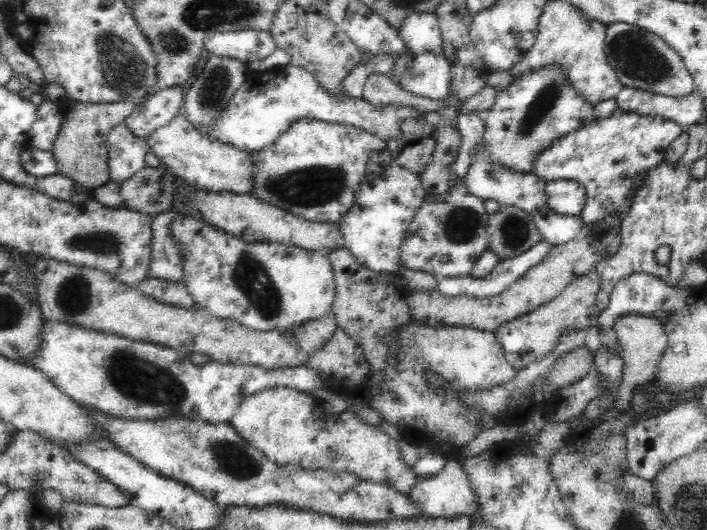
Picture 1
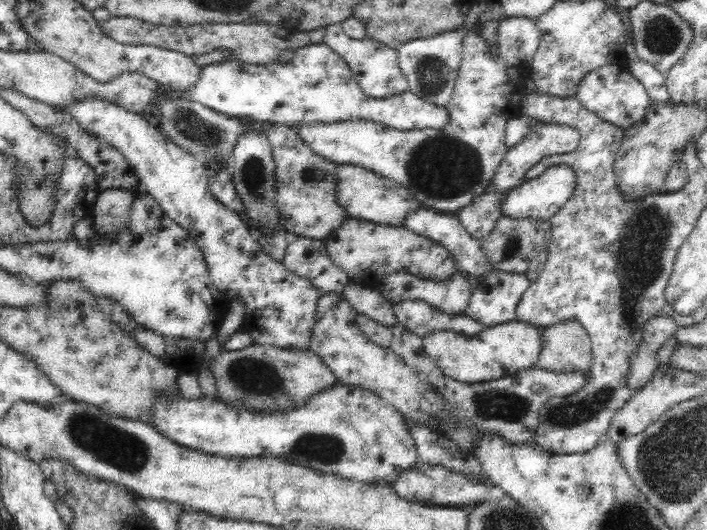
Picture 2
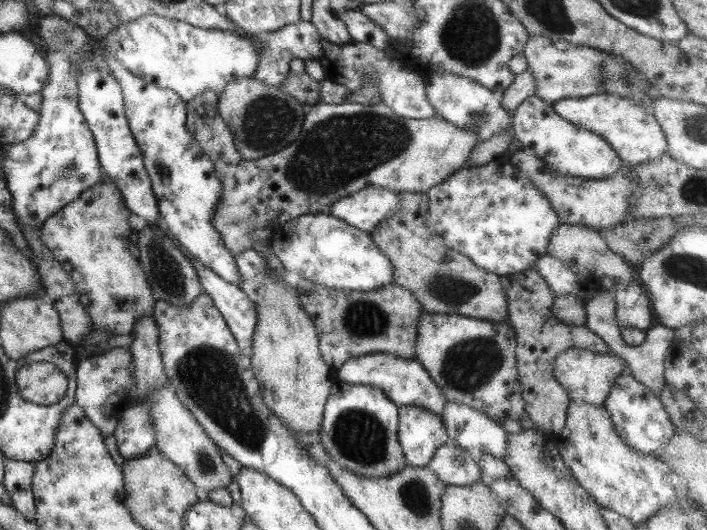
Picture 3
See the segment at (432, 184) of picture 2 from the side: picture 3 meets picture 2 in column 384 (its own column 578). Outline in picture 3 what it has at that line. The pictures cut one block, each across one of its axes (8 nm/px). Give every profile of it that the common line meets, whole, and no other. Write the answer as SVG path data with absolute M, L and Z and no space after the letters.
M529 95L512 111L510 130L520 145L533 152L538 160L543 161L549 172L560 176L600 180L616 174L623 164L610 144L598 134L563 120L552 107L536 96Z

